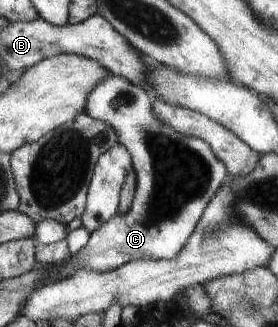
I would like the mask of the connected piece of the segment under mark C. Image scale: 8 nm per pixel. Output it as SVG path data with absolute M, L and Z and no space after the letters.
M107 73L107 77L87 97L83 113L95 121L107 123L117 133L119 144L130 151L133 167L137 171L137 194L134 196L131 210L113 215L109 221L101 223L95 231L90 233L91 237L85 247L74 254L70 253L62 261L39 264L47 271L45 281L49 283L73 277L77 271L89 270L97 273L113 271L134 260L174 259L186 246L187 239L194 234L199 219L202 218L203 211L206 210L211 199L218 194L223 183L230 177L227 165L215 155L207 141L183 135L173 125L163 123L157 117L154 101L147 95L147 91L141 85L135 85L121 75Z

